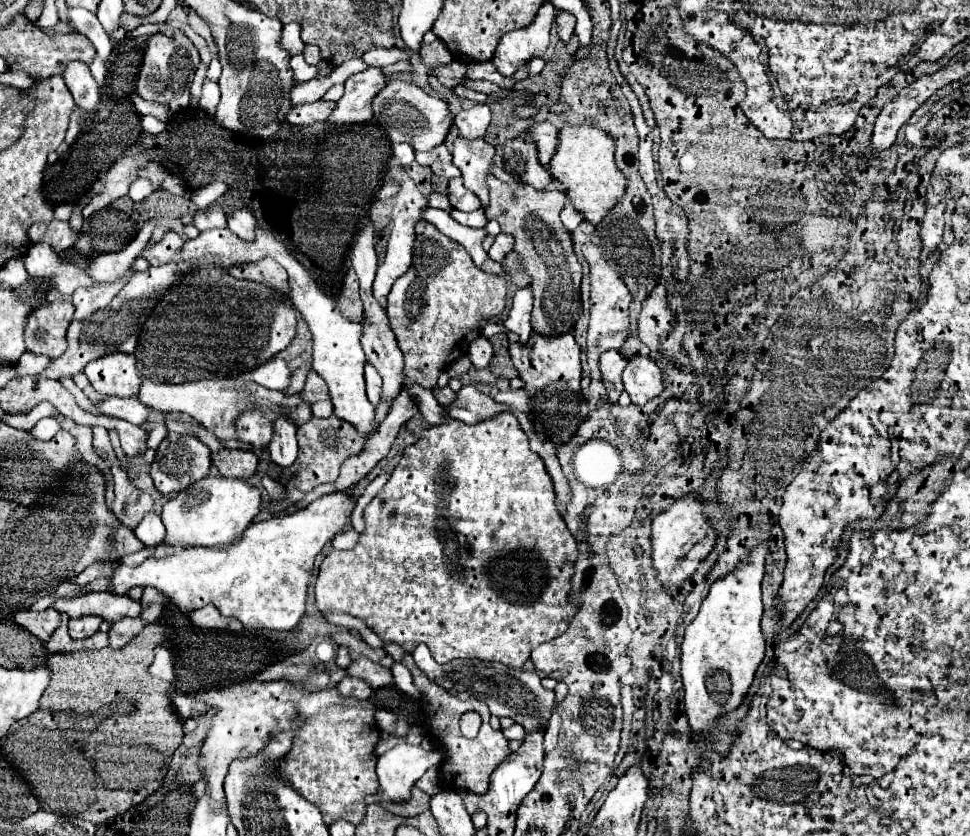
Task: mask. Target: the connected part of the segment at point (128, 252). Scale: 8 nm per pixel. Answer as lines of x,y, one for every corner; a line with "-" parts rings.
137,237
123,251
113,251
113,253
99,255
97,259
91,261
91,265
85,267
85,271
95,281
117,281
131,267
133,259
141,253
141,249
143,249
143,239

